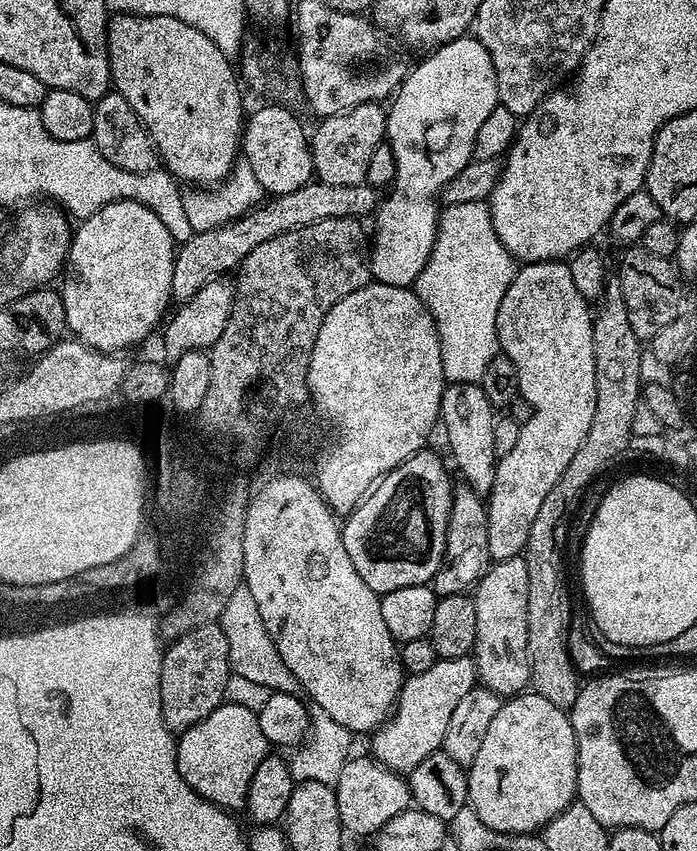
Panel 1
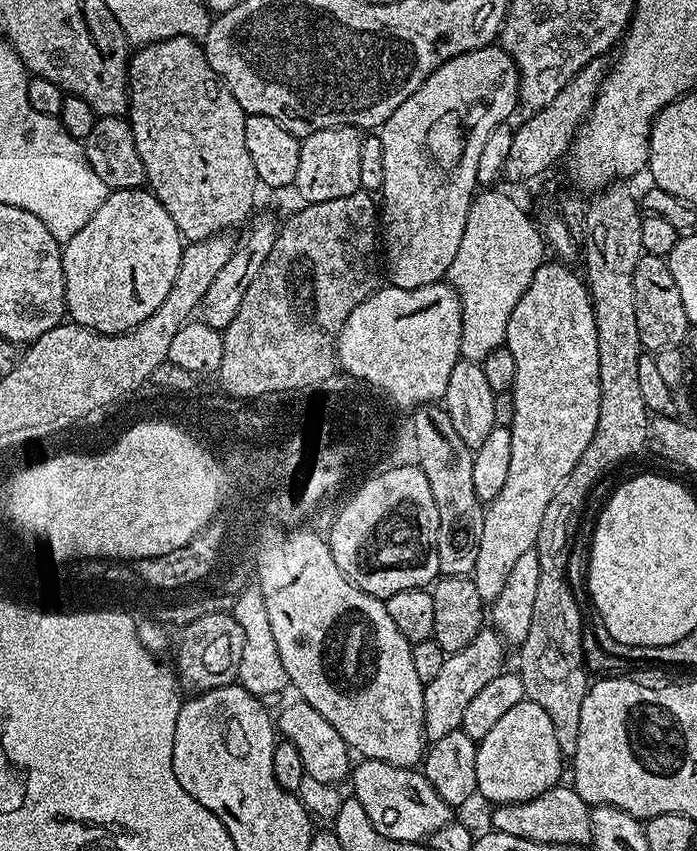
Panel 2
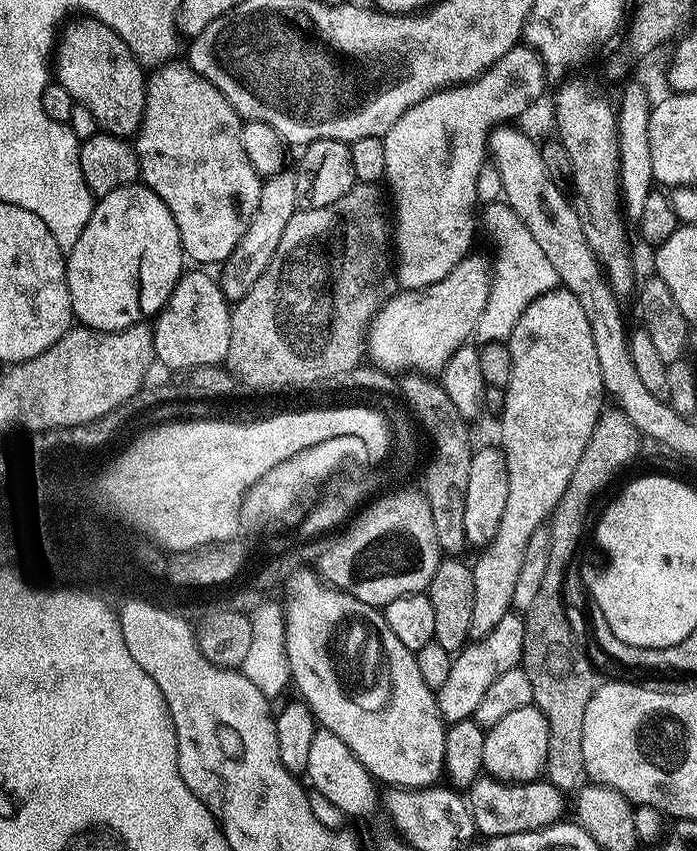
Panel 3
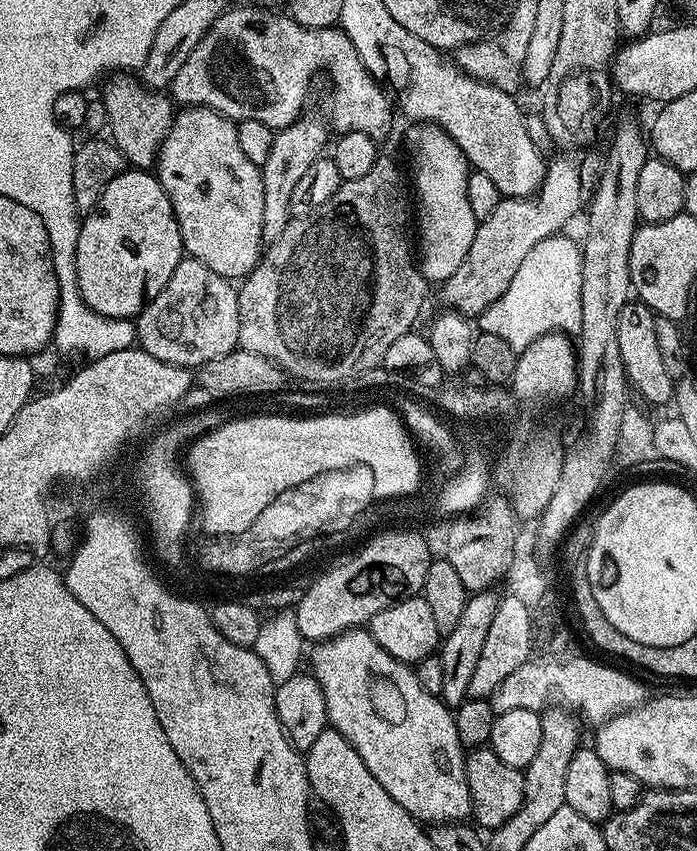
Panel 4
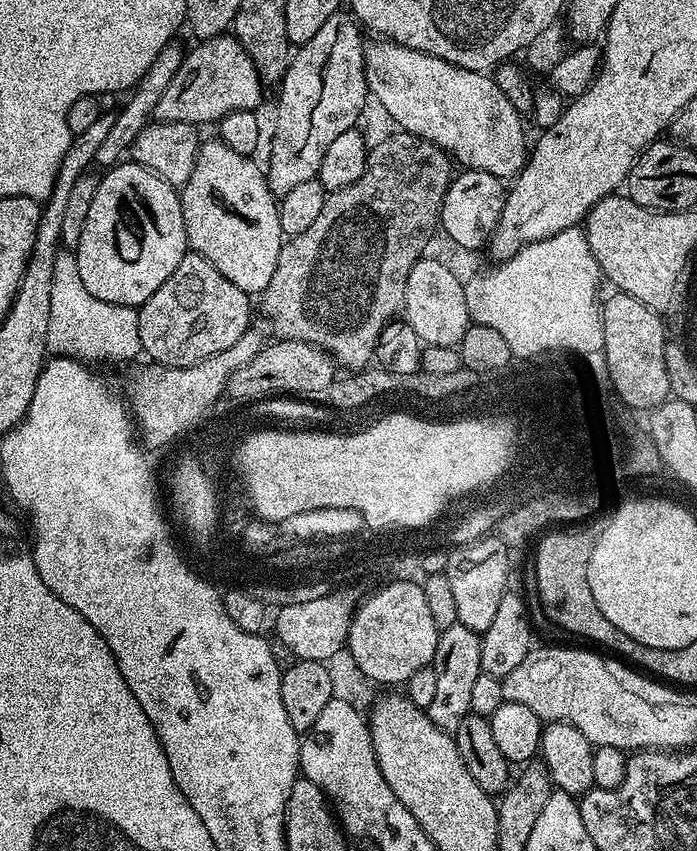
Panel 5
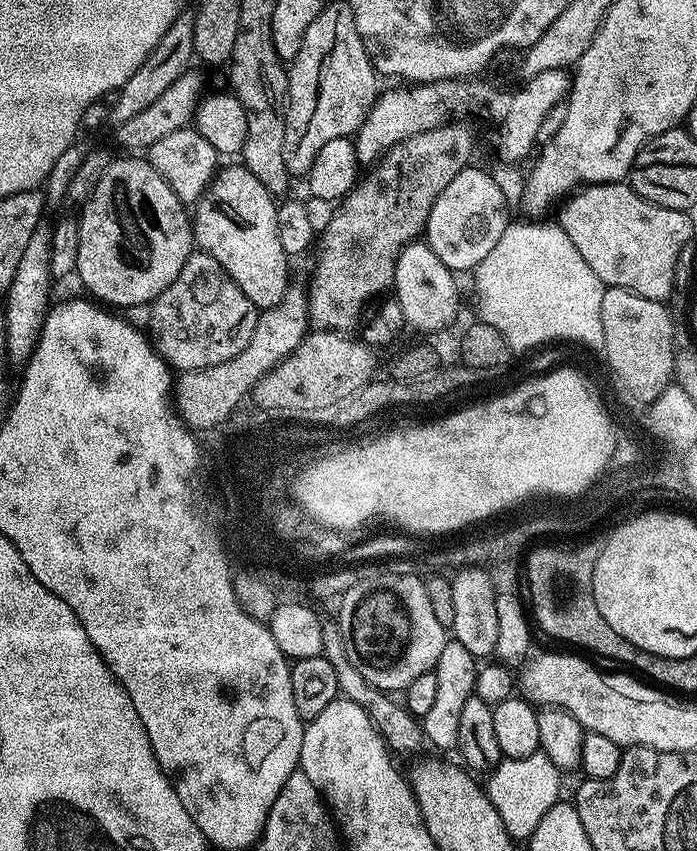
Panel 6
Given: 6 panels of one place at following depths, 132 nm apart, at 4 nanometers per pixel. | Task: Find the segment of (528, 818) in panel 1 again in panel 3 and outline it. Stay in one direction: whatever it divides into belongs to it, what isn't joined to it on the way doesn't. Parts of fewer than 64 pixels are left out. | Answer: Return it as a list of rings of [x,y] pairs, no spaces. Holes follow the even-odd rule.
[[[532,704],[522,706],[522,710],[514,710],[511,714],[506,714],[506,718],[502,718],[502,722],[487,729],[484,737],[486,746],[482,749],[482,762],[487,775],[494,776],[498,780],[507,780],[513,784],[523,784],[537,779],[543,773],[546,762],[546,746],[548,745],[548,727],[542,710],[538,710]]]

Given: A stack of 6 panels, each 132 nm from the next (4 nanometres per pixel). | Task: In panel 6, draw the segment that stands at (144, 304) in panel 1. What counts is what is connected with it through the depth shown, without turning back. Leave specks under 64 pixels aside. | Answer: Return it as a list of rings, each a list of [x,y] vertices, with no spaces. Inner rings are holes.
[[[147,159],[108,163],[81,212],[75,275],[105,305],[131,310],[135,304],[151,304],[193,254],[189,209]]]

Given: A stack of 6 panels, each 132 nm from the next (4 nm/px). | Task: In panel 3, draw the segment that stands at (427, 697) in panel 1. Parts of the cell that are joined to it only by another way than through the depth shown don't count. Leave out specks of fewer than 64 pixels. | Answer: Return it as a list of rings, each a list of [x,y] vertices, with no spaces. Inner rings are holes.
[[[513,610],[490,630],[482,640],[475,640],[455,653],[450,674],[441,688],[435,689],[436,701],[440,707],[448,724],[453,724],[459,720],[473,719],[478,710],[478,705],[482,703],[482,698],[486,695],[486,690],[506,670],[521,667],[524,658],[524,618],[519,611]]]

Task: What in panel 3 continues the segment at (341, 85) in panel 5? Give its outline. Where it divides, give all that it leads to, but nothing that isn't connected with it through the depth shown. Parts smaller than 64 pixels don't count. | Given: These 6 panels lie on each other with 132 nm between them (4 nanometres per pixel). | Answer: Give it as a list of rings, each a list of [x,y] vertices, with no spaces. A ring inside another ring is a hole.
[[[295,171],[275,172],[261,183],[258,210],[254,218],[250,218],[250,226],[246,226],[246,234],[242,234],[240,244],[230,254],[230,258],[224,260],[218,272],[220,289],[228,301],[235,302],[250,294],[254,282],[262,278],[262,270],[270,266],[270,258],[274,258],[274,250],[278,250],[278,242],[282,242],[282,234],[297,210],[298,182]]]

